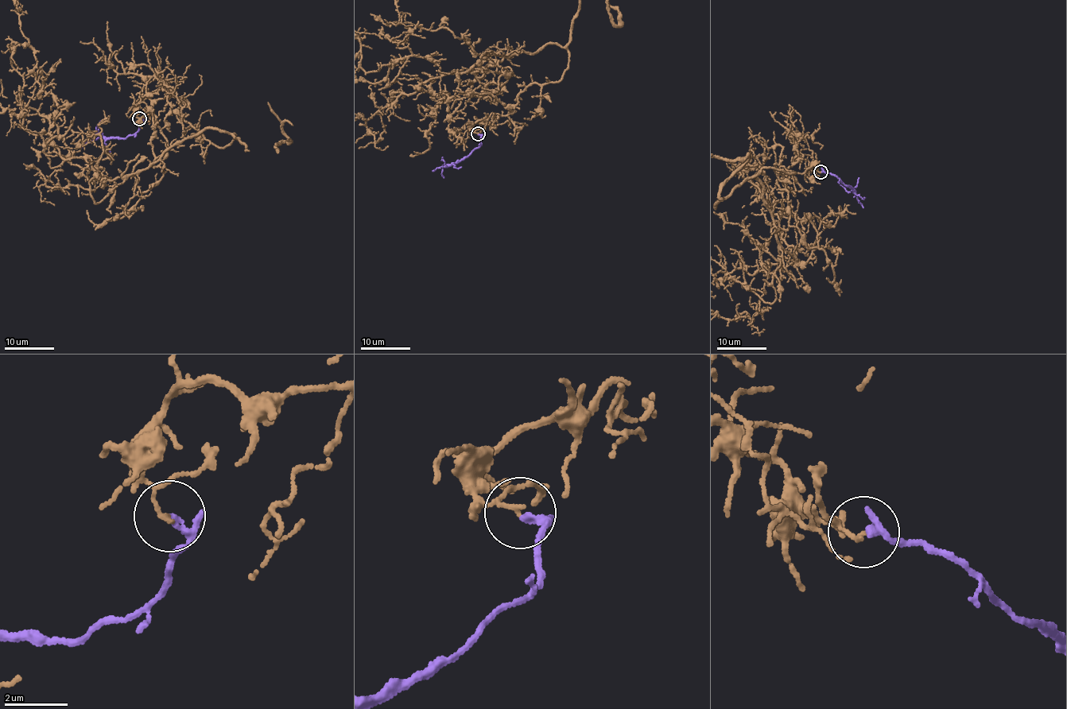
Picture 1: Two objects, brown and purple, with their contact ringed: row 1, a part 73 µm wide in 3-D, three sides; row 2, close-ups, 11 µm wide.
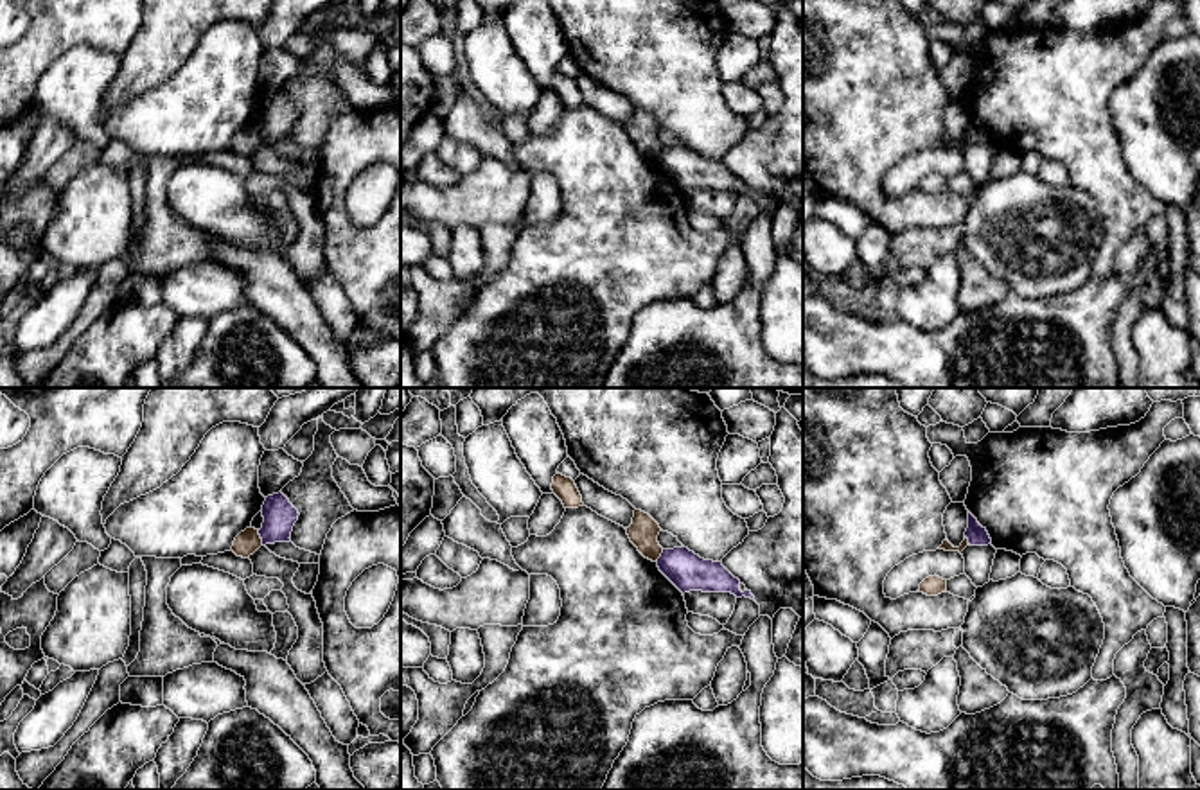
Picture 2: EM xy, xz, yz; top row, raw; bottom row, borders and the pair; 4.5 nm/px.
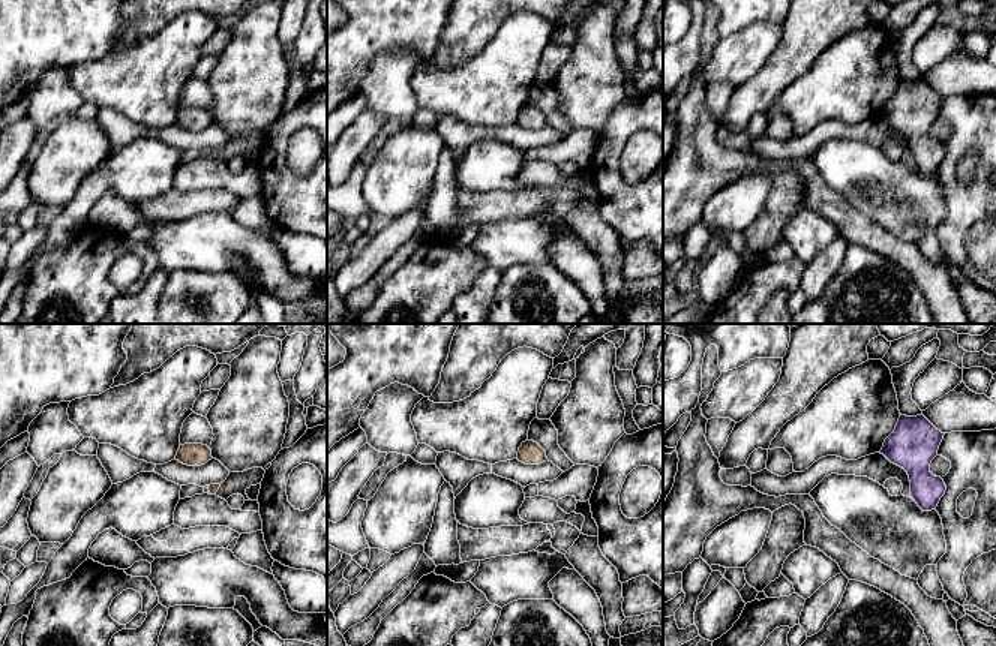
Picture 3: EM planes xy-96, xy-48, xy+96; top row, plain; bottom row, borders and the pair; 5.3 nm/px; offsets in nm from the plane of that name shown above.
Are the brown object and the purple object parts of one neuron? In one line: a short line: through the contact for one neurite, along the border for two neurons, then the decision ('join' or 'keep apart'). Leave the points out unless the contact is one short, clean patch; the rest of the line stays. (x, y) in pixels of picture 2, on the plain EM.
xy (257, 128), (263, 142) | keep apart

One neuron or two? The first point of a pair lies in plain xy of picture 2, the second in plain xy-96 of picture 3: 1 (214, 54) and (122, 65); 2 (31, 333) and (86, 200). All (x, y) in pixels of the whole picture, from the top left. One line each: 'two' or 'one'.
1: one
2: one

